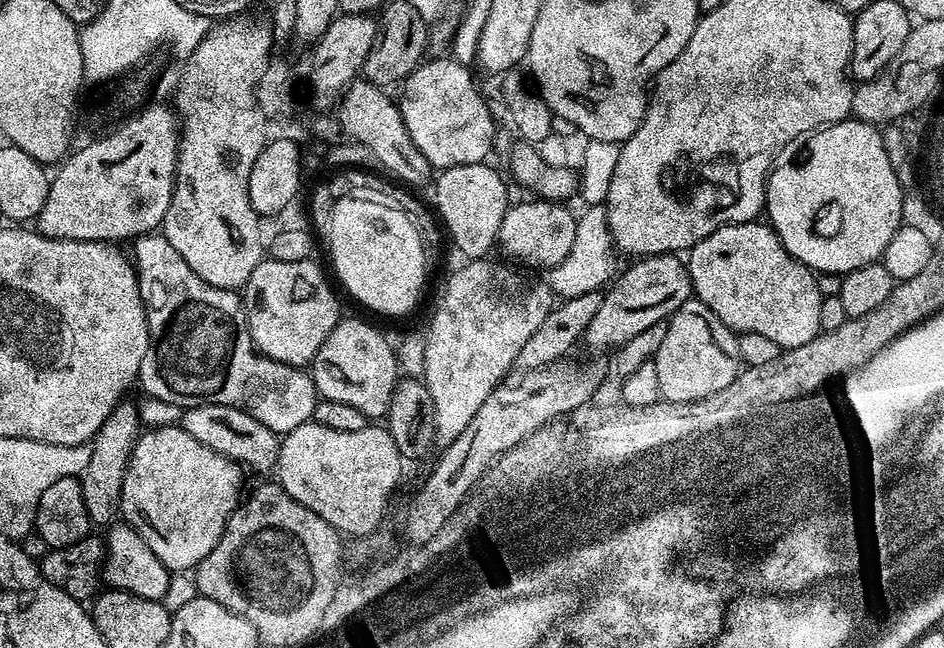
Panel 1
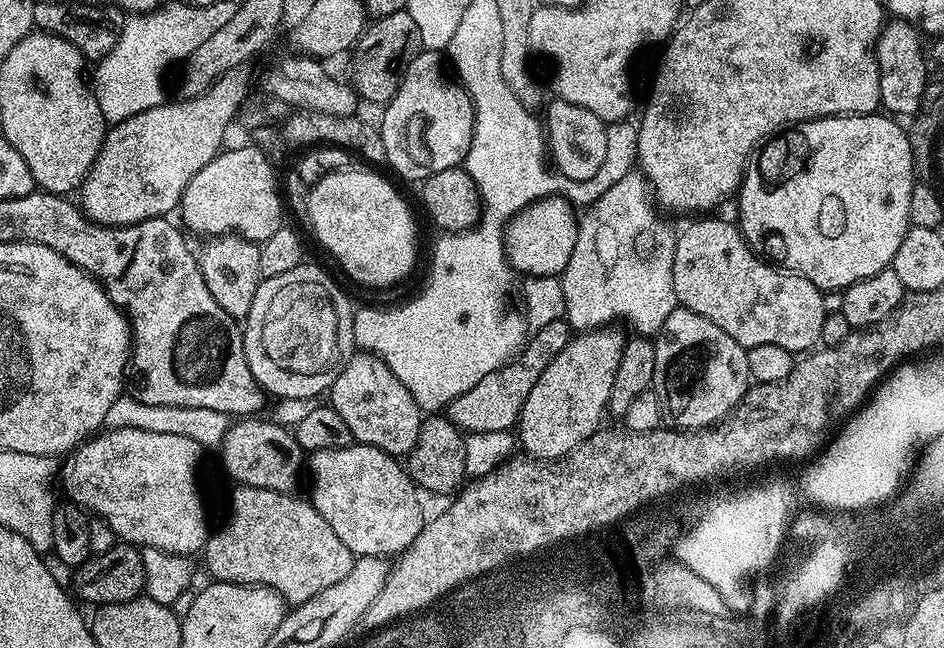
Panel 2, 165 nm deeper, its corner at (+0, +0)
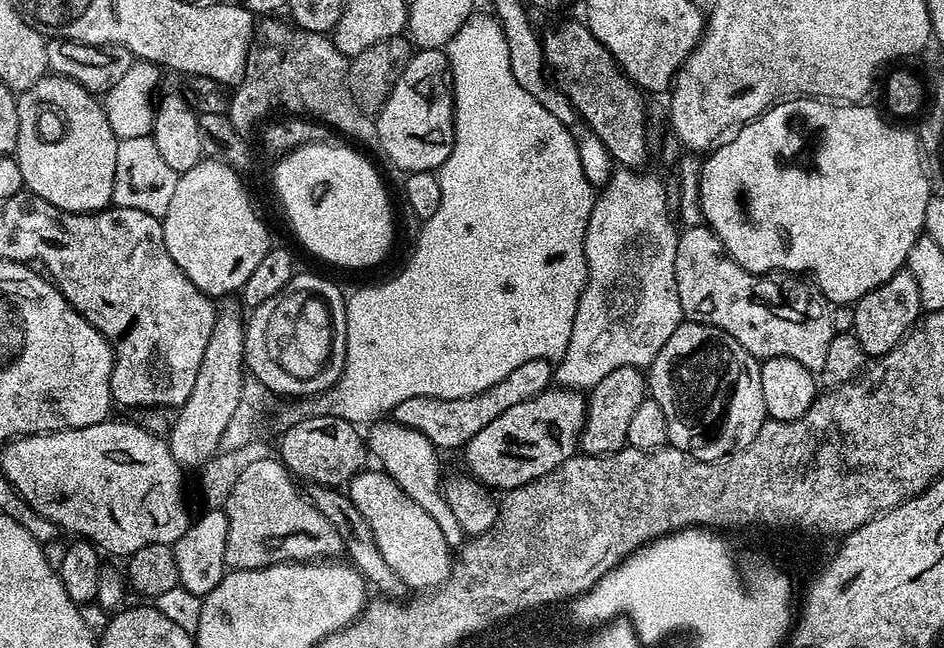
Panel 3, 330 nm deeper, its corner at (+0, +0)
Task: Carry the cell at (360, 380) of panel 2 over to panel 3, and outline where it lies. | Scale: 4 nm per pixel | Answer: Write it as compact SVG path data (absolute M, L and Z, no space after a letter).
M391 418L377 419L368 430L366 443L369 453L380 463L377 465L407 496L414 498L414 502L418 502L418 506L422 506L422 510L434 518L434 522L438 522L438 530L442 530L442 538L446 538L449 549L459 549L466 537L462 526L458 526L458 518L454 518L454 510L450 510L450 502L446 502L444 497L440 460L436 457L439 456L438 449L432 445L430 438Z

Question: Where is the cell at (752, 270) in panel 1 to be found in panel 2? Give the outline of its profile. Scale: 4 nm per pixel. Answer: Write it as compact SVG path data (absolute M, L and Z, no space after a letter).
M696 218L692 225L683 233L682 231L676 238L676 249L674 250L674 294L676 295L676 303L679 307L688 308L694 314L702 314L702 318L706 318L710 322L714 322L714 326L718 326L718 330L726 330L726 334L730 334L730 338L734 338L734 342L738 342L745 350L754 346L782 346L782 350L793 354L804 354L809 350L815 349L820 344L820 335L822 334L822 322L826 313L822 310L822 298L824 292L815 288L804 276L795 275L787 270L781 270L779 267L773 266L771 263L765 262L757 253L749 248L744 236L740 233L739 227L735 223L732 224L728 220L708 220L712 218Z

